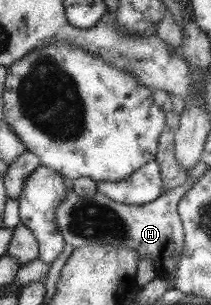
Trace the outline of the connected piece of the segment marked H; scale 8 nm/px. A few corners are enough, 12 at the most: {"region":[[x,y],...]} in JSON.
{"region":[[191,179],[143,205],[69,191],[64,243],[129,248],[174,287],[184,245],[178,201]]}

